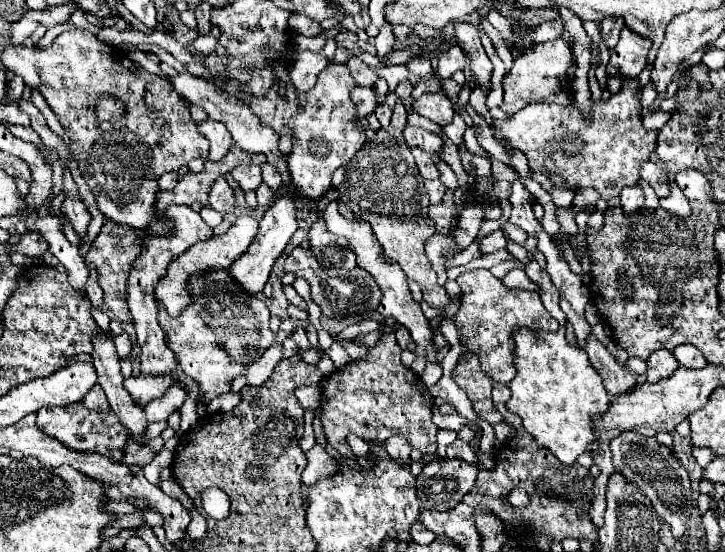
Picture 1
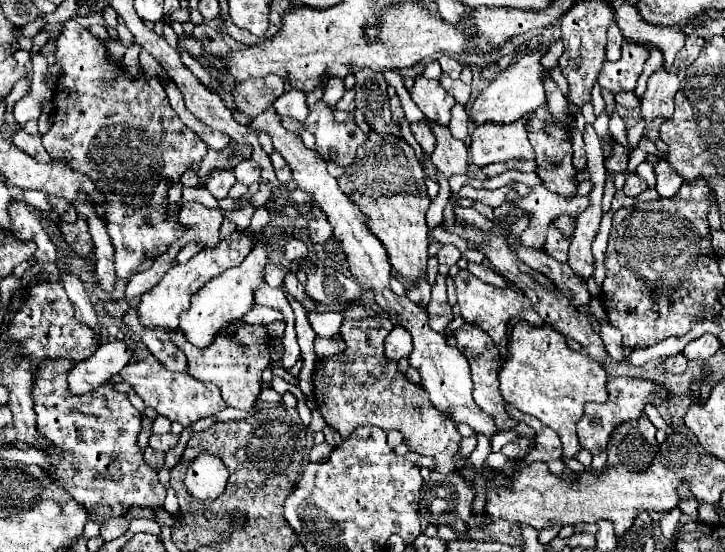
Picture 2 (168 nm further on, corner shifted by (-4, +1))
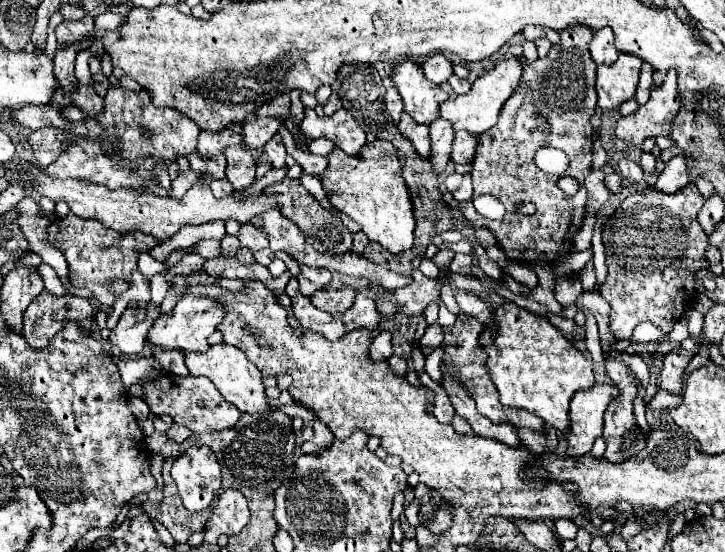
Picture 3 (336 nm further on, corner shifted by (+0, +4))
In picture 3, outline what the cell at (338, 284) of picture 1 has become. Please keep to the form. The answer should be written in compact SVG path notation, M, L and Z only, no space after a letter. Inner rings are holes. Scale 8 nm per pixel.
M300 267L300 275L298 275L298 283L300 283L300 291L310 297L314 291L320 291L320 289L326 289L330 279L332 279L332 273L328 269L314 269L314 267Z

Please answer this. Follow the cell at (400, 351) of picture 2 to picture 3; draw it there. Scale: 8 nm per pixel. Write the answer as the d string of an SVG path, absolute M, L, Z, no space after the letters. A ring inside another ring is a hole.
M382 331L370 347L370 359L372 361L388 361L394 355L394 345L392 345L392 333Z

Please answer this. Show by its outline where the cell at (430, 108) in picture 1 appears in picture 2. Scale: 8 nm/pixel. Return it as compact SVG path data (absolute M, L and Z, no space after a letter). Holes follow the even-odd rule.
M416 76L410 88L410 96L416 102L416 106L422 110L426 120L448 126L450 110L456 104L456 100L440 86L438 80Z

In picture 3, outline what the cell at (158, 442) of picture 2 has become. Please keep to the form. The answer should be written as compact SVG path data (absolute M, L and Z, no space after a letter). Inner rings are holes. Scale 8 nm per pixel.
M170 425L170 429L164 433L170 441L176 441L176 443L182 443L184 439L188 439L192 435L192 431L188 427L182 427L182 425Z

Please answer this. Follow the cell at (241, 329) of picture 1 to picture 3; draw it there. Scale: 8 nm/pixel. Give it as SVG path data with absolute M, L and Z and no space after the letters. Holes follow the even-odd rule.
M226 343L212 345L206 353L184 353L186 355L186 367L190 369L190 375L194 377L208 377L214 387L242 413L264 413L270 411L268 397L264 395L264 383L260 369L236 347L230 347Z

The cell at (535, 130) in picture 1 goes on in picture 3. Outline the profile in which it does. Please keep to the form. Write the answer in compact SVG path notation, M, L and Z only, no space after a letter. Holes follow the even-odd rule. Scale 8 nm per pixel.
M456 131L454 135L454 145L452 145L452 161L454 163L472 163L472 157L476 155L476 145L478 145L478 135L468 135L464 131Z

